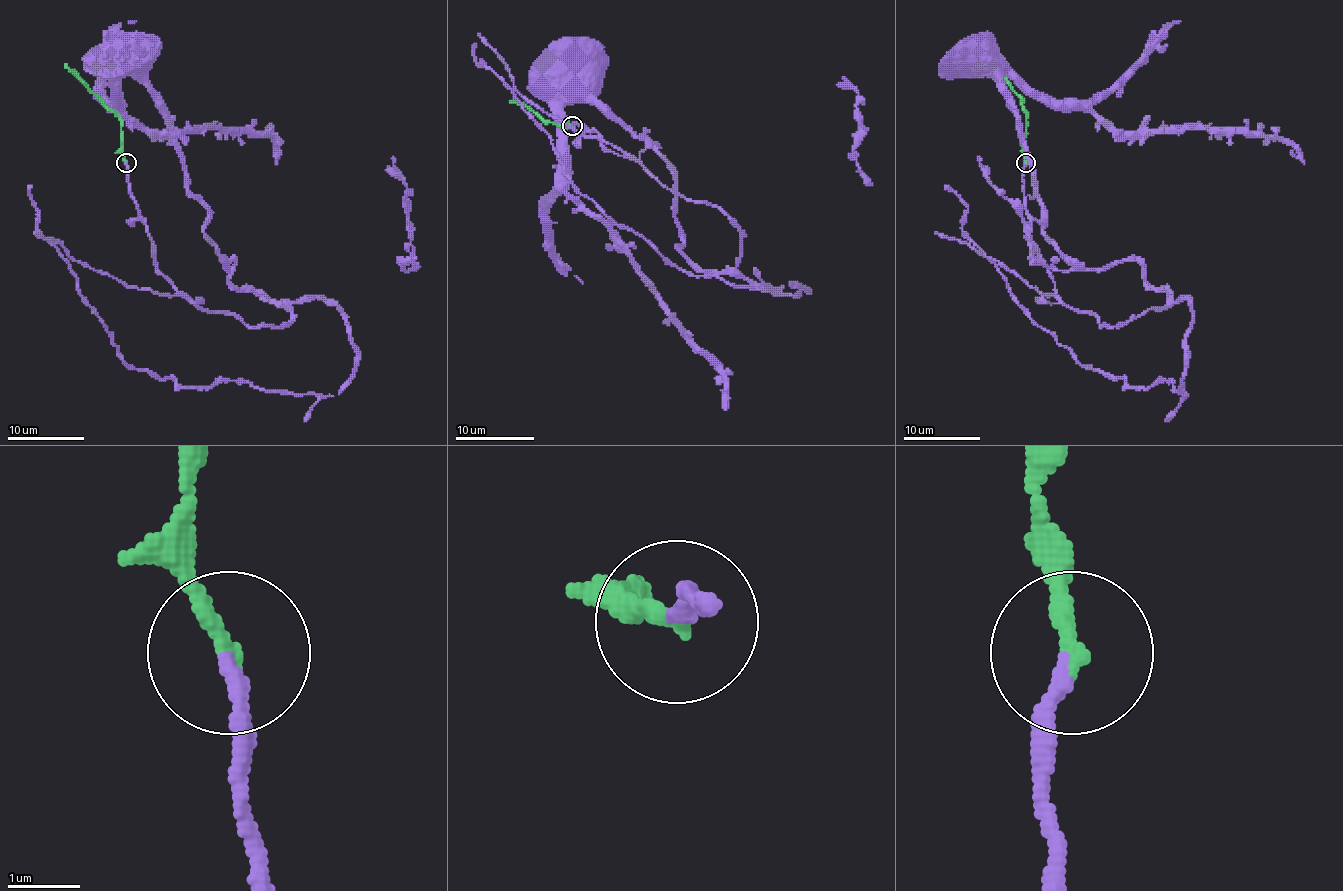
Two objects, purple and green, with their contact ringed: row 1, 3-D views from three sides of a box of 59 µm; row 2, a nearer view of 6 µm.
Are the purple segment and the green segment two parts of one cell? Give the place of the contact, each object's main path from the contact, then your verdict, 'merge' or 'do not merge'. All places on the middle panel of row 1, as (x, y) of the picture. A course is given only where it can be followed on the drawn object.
(572, 125) | purple via (572, 126), (740, 232), (705, 272), (655, 144), (567, 102), (565, 189), (726, 410) | green via (572, 126), (567, 122), (567, 126), (545, 122), (525, 106), (509, 102) | merge

